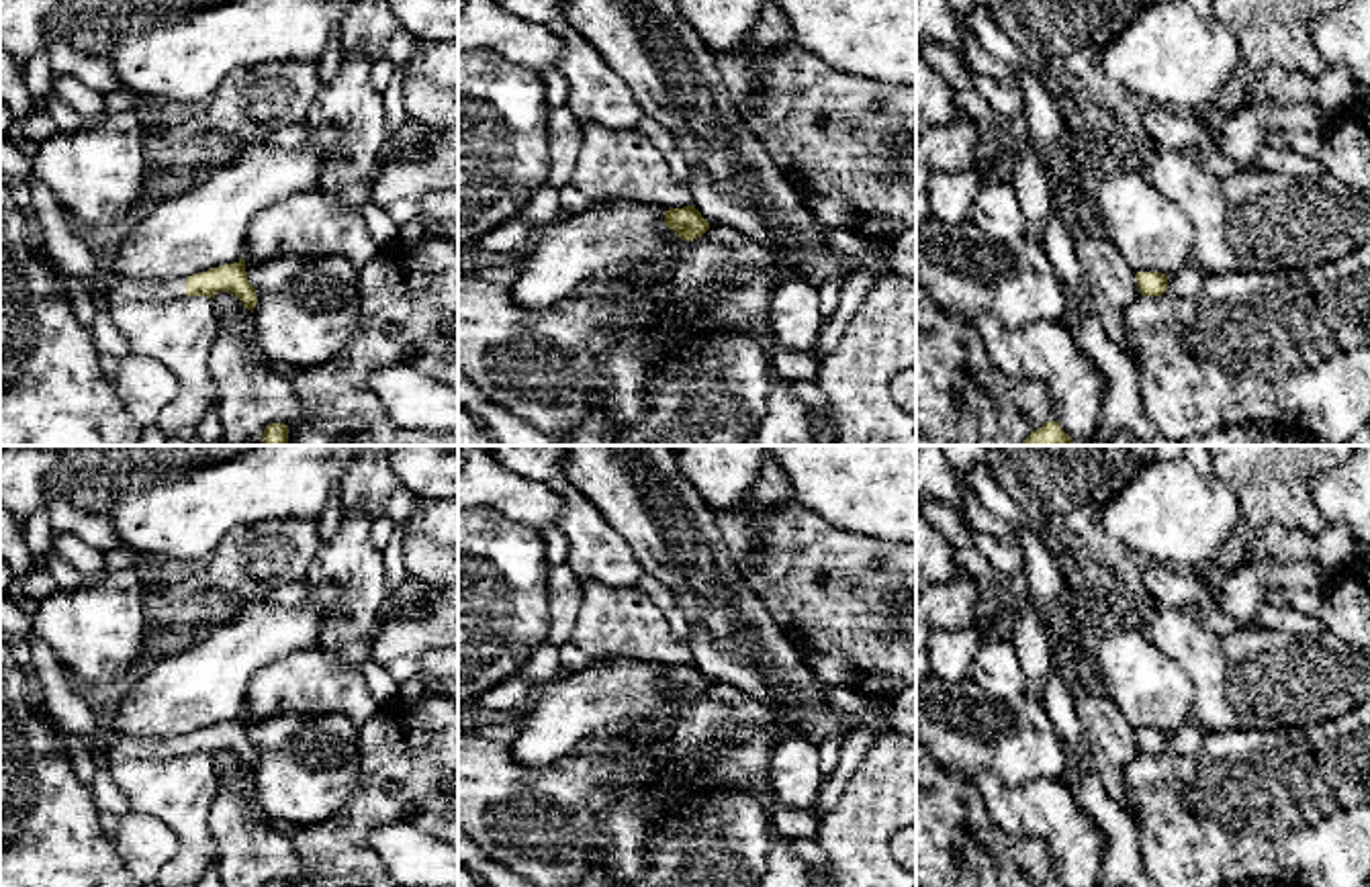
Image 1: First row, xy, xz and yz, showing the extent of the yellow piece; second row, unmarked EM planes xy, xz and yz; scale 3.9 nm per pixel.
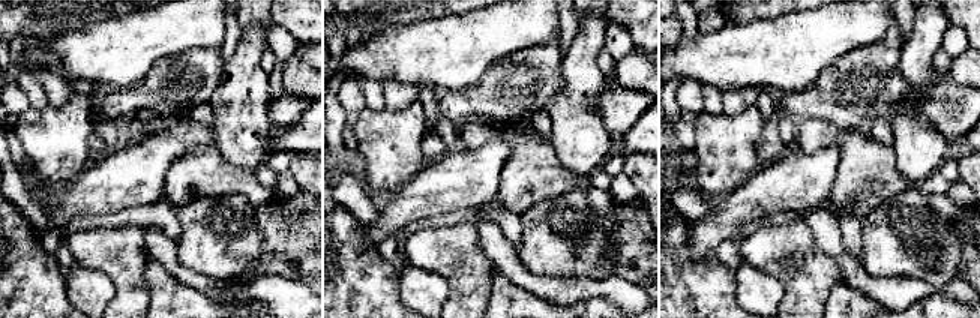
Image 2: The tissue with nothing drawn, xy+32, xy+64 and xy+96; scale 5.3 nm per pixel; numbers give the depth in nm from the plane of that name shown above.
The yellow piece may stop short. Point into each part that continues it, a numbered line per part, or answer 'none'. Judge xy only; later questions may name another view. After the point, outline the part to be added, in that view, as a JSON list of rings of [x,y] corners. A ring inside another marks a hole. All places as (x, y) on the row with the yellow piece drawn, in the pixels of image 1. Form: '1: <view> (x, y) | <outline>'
1: xy (121, 289) | [[[115,276],[106,286],[110,307],[131,300],[170,302],[186,296],[186,276],[168,280],[131,280],[127,276]]]

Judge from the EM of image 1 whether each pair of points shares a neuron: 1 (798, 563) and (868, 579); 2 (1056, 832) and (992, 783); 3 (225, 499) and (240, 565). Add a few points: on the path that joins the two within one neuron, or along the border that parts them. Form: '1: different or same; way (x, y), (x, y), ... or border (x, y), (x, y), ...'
1: same; way (814, 567), (829, 569), (839, 579), (851, 579)
2: same; way (1039, 816), (1033, 810), (1019, 810), (1009, 800)
3: different; border (279, 520), (240, 524), (207, 561)

